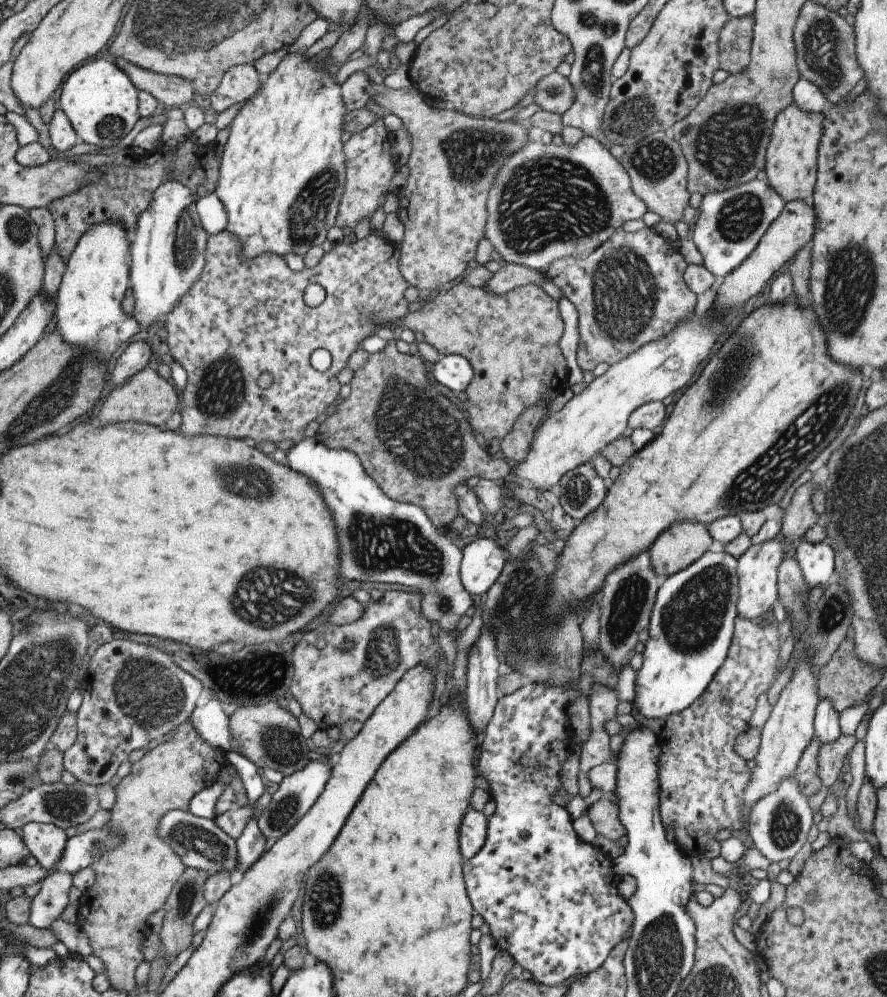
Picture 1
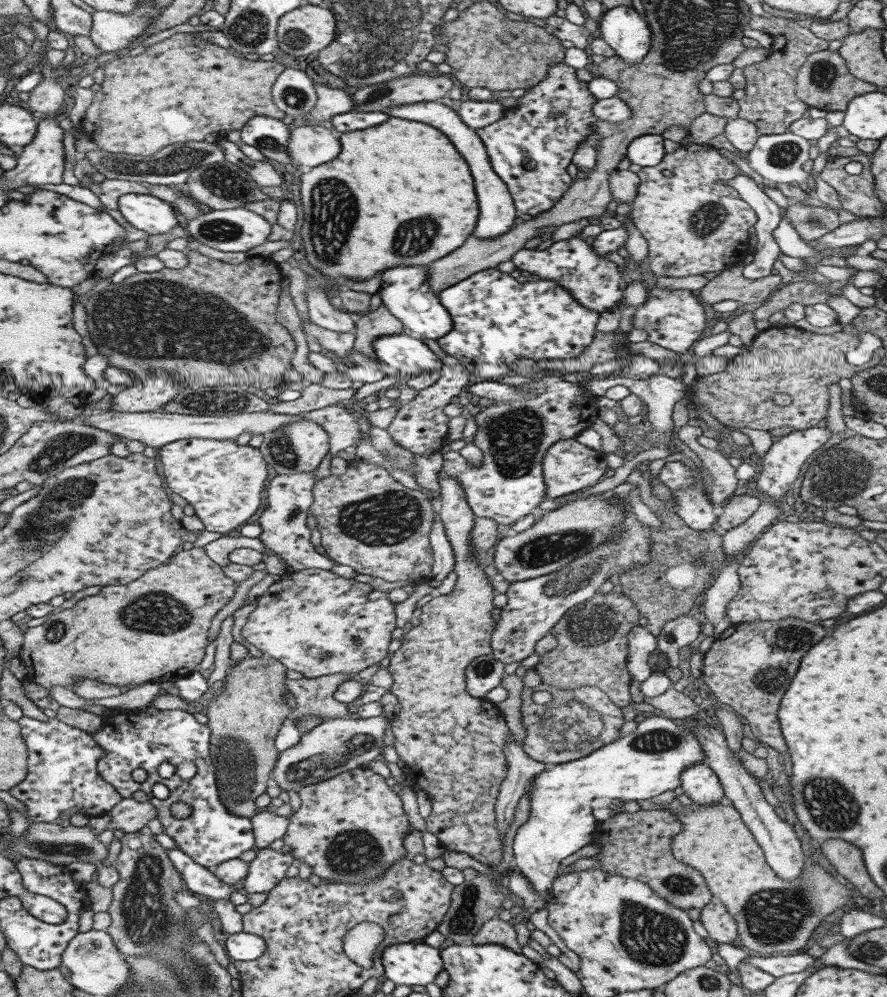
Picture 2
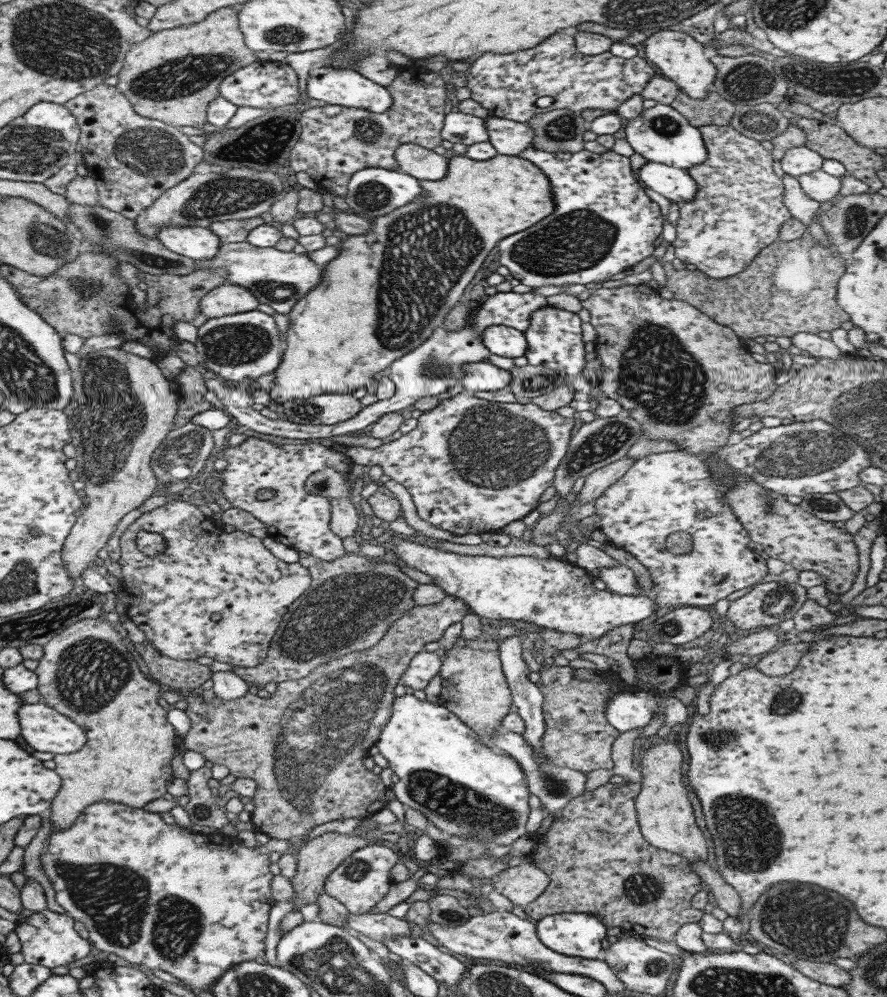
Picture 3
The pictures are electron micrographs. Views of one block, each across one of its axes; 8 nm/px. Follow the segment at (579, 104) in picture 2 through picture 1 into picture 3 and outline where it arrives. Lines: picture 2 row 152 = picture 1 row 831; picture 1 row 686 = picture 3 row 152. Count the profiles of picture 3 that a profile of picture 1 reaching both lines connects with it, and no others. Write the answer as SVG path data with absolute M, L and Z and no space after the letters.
M529 145L527 148L519 151L519 158L523 160L529 160L531 164L534 164L543 174L547 177L547 180L551 182L552 199L555 204L555 210L551 212L551 216L543 218L541 222L529 226L527 230L521 230L515 234L510 234L505 238L502 238L496 245L499 250L499 258L497 262L501 266L505 266L509 270L509 274L513 278L513 282L519 282L523 286L530 286L531 288L539 288L540 286L567 286L568 284L589 284L589 282L597 283L604 280L608 280L609 276L613 274L619 274L624 270L628 270L631 266L637 264L640 260L643 260L646 256L651 255L657 240L660 238L661 232L661 215L659 214L659 207L657 203L651 201L645 193L643 193L643 184L633 178L631 173L631 167L629 166L629 159L625 156L616 154L615 152L608 150L601 154L595 154L588 150L580 150L579 152L547 152L544 150L536 149Z

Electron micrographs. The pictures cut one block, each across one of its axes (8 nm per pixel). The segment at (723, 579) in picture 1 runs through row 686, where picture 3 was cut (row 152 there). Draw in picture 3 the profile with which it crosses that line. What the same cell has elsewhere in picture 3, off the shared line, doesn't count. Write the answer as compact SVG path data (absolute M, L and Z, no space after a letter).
M656 103L651 108L641 109L637 116L622 121L622 124L621 136L633 152L649 162L687 170L706 160L706 150L698 128L691 126L671 105Z

